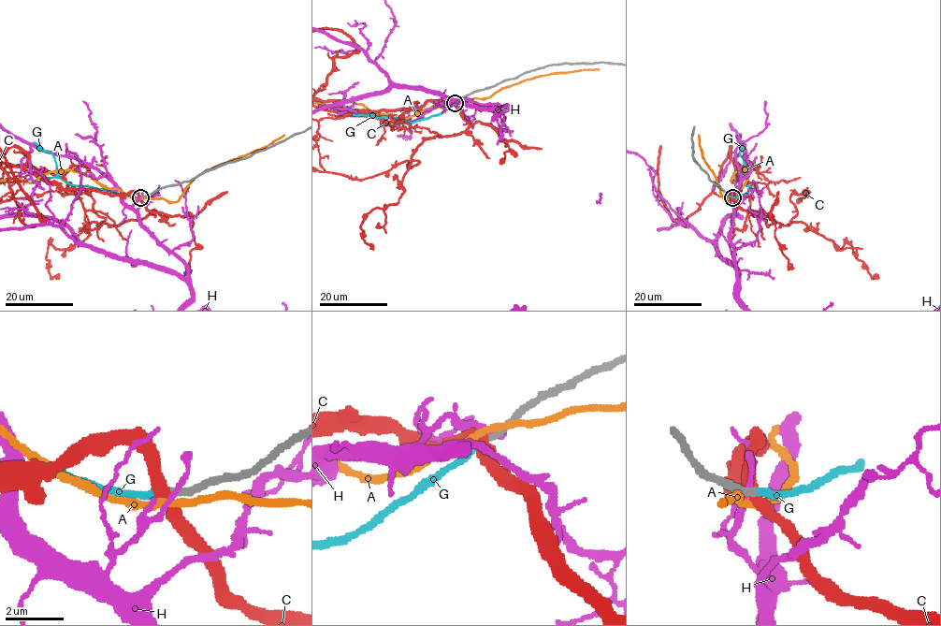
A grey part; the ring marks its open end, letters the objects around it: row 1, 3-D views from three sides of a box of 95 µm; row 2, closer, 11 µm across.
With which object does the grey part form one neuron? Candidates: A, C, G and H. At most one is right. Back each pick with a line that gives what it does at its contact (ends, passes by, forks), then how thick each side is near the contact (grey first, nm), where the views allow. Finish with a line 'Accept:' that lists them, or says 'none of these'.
G: it ends there; 240 nm thick on the grey side, 240 nm on the other
Accept: G

